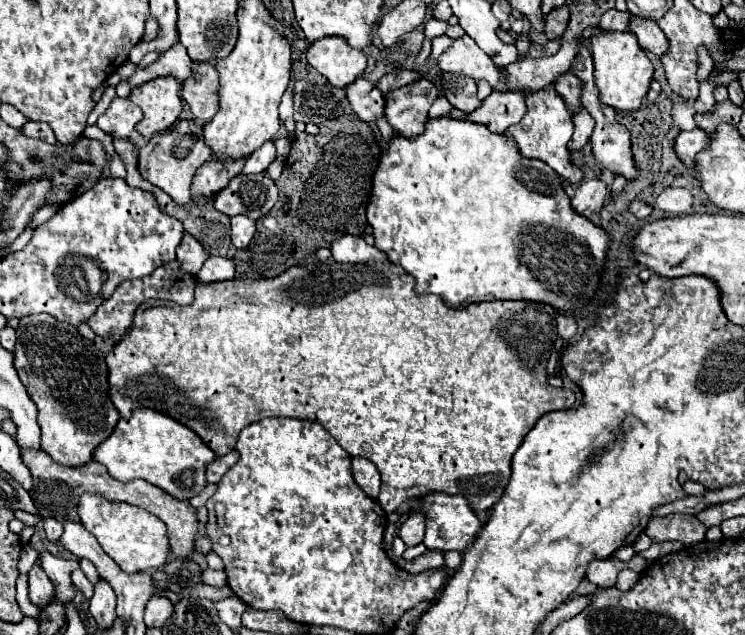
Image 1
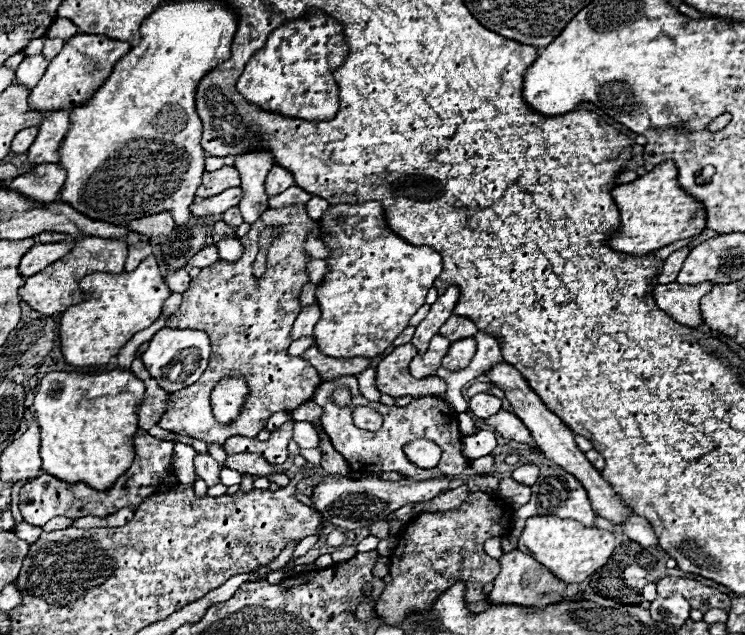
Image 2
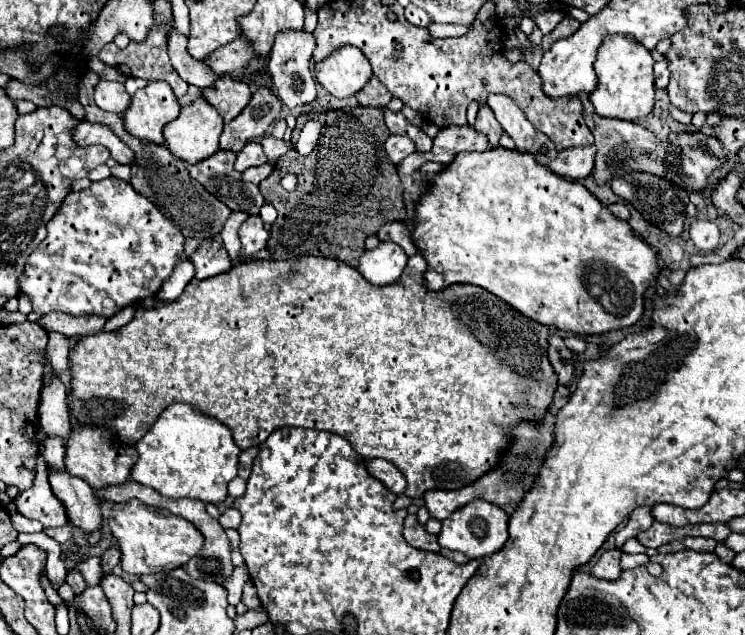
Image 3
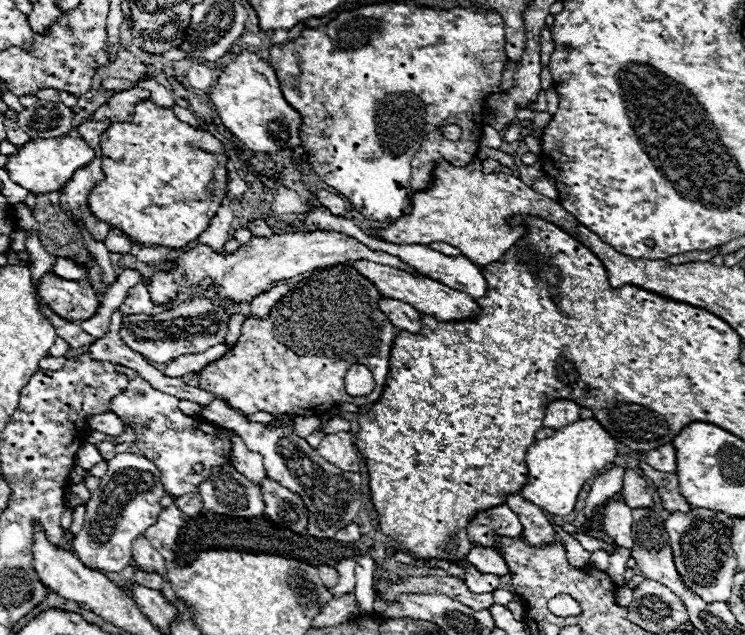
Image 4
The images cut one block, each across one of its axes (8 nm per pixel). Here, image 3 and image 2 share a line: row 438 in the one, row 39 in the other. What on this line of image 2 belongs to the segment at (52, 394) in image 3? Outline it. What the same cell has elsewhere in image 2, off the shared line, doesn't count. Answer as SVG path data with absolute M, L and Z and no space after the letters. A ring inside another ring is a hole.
M58 18L52 24L52 28L48 28L48 32L46 32L46 36L50 36L50 38L62 38L62 40L72 38L74 34L78 34L78 28L70 20L66 20L66 18Z

